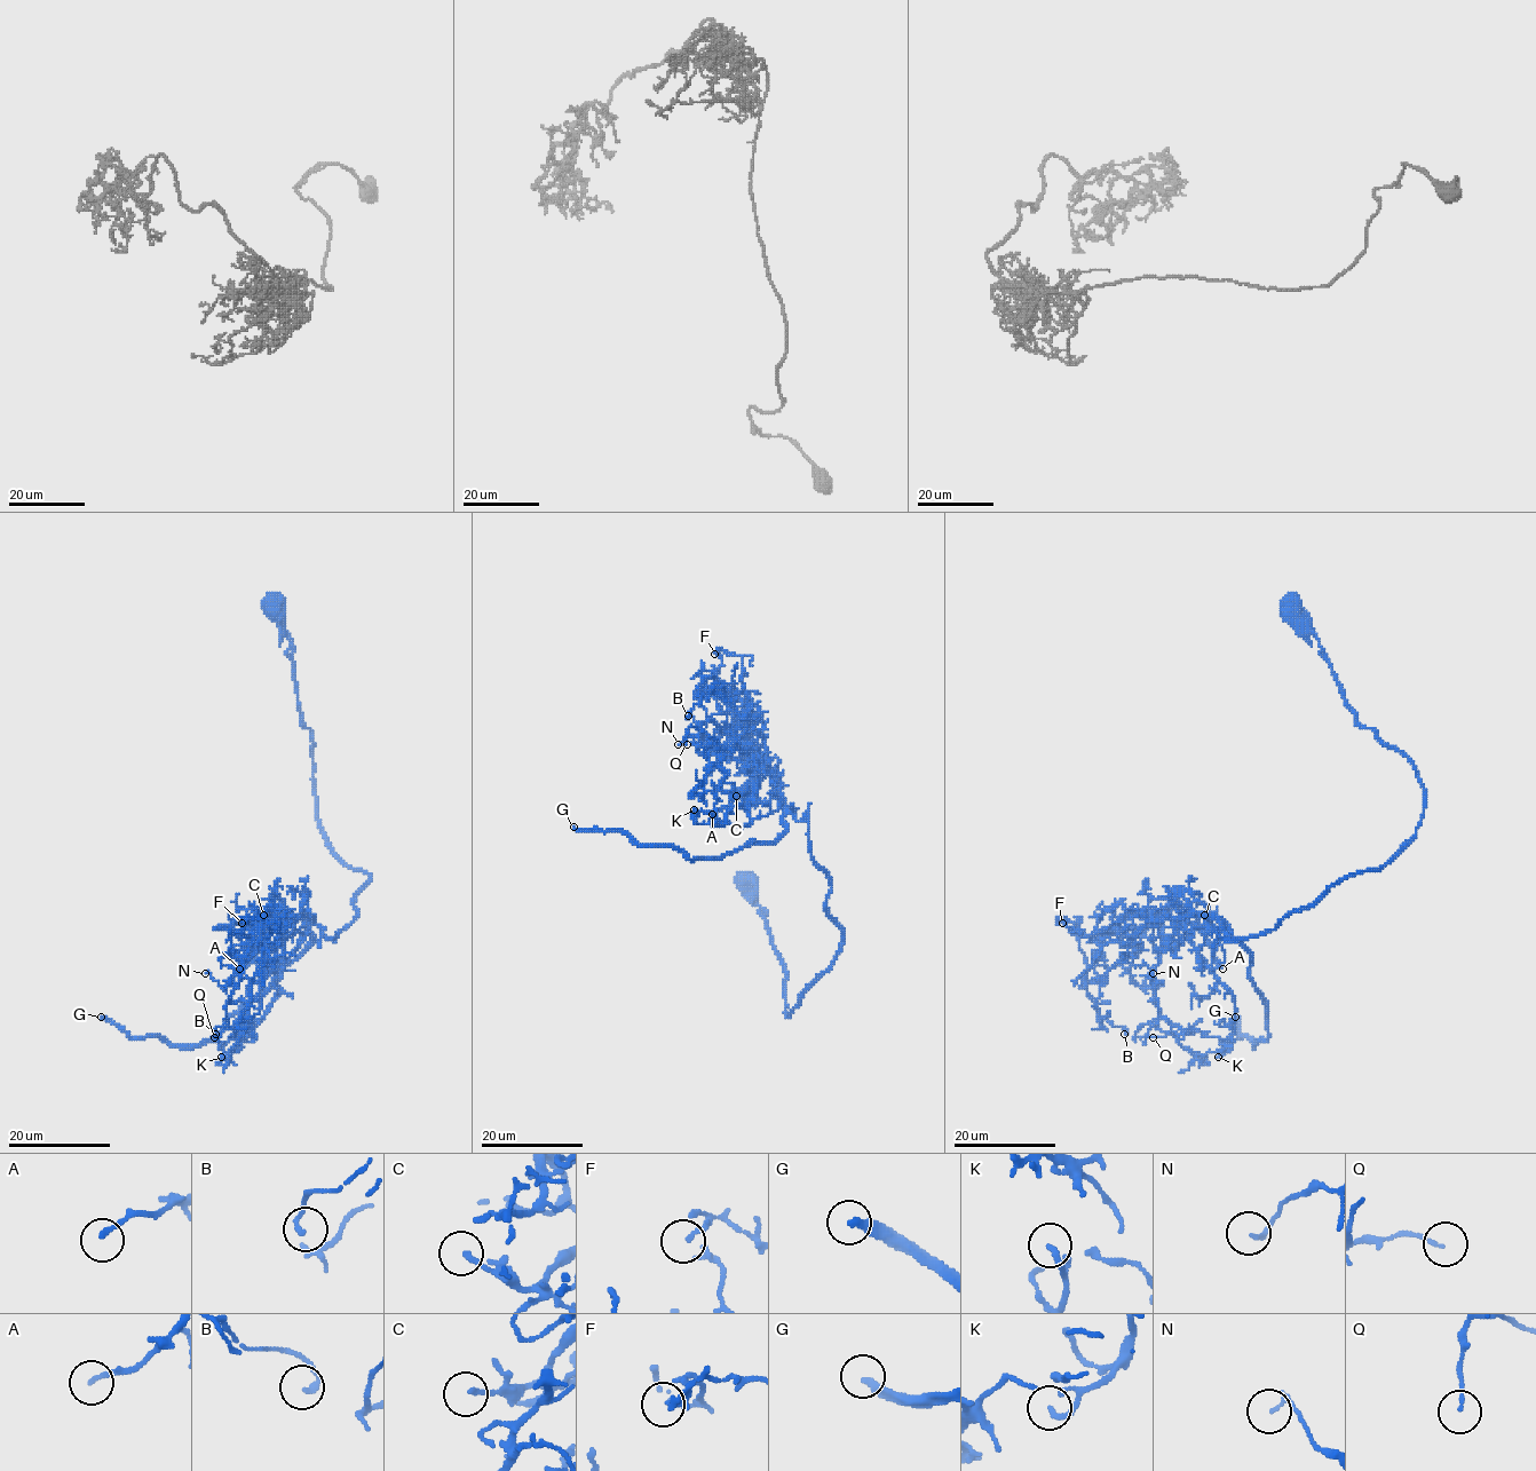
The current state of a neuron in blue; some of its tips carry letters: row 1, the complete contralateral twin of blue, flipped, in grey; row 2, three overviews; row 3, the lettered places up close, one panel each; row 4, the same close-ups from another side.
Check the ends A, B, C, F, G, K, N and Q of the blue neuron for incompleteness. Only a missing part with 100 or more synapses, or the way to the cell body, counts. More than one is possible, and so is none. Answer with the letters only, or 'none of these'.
G

